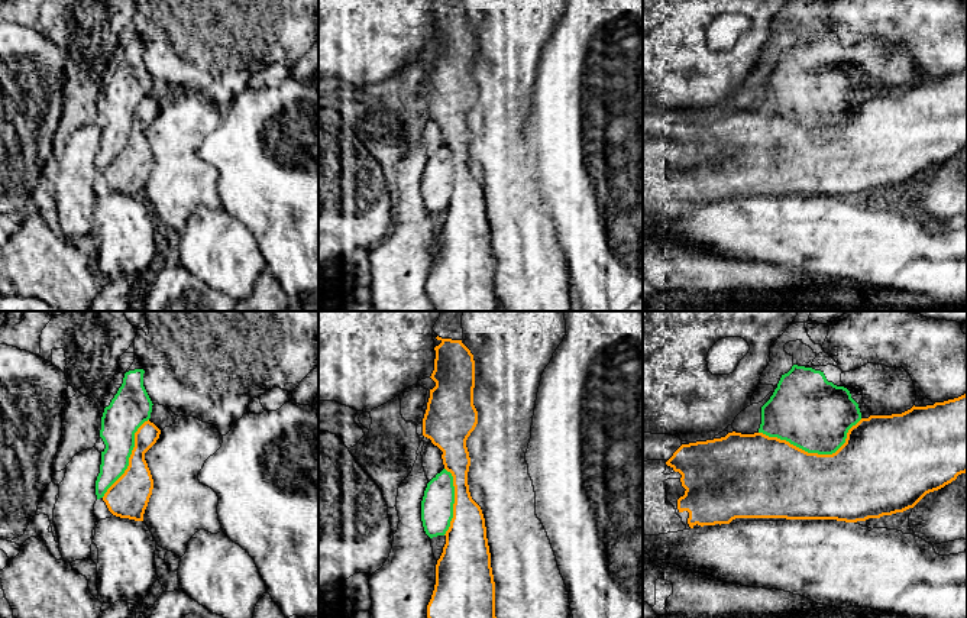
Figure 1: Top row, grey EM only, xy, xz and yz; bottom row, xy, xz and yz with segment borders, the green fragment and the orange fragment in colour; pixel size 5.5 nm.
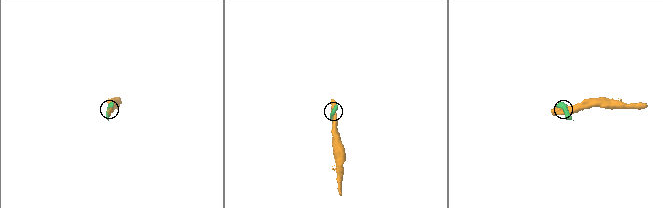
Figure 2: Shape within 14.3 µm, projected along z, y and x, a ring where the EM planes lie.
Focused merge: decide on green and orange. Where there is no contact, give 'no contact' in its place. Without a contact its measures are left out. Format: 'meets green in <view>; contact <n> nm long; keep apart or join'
meets green in yz; contact 600 nm long; keep apart

